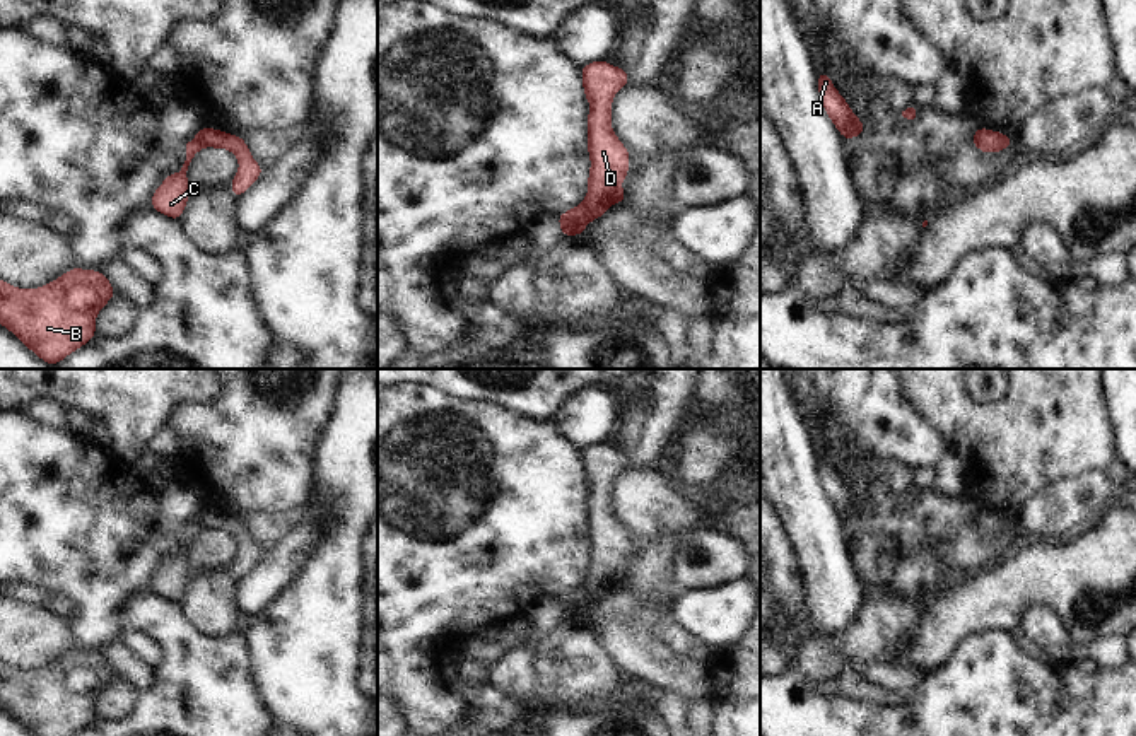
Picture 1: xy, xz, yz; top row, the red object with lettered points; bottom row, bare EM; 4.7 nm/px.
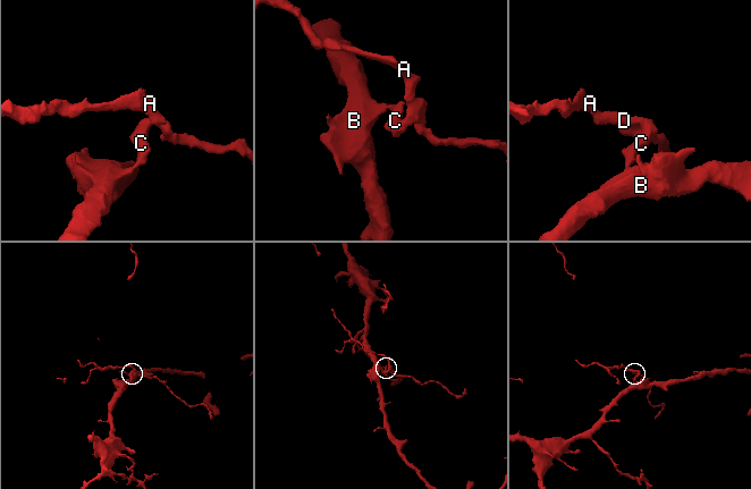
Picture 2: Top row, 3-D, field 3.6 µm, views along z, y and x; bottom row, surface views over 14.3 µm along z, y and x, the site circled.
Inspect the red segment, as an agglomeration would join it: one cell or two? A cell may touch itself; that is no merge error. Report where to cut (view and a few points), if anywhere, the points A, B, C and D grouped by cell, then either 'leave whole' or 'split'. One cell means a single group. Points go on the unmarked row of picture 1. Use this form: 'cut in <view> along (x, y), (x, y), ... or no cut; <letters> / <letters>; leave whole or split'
cut in xy along (199, 514), (205, 528); A D / B C; split

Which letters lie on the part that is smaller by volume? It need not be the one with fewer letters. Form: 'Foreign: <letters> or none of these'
Foreign: A, D

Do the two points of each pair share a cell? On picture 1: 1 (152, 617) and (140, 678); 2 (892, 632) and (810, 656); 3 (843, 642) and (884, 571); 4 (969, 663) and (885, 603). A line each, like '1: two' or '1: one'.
1: two
2: one
3: two
4: two

